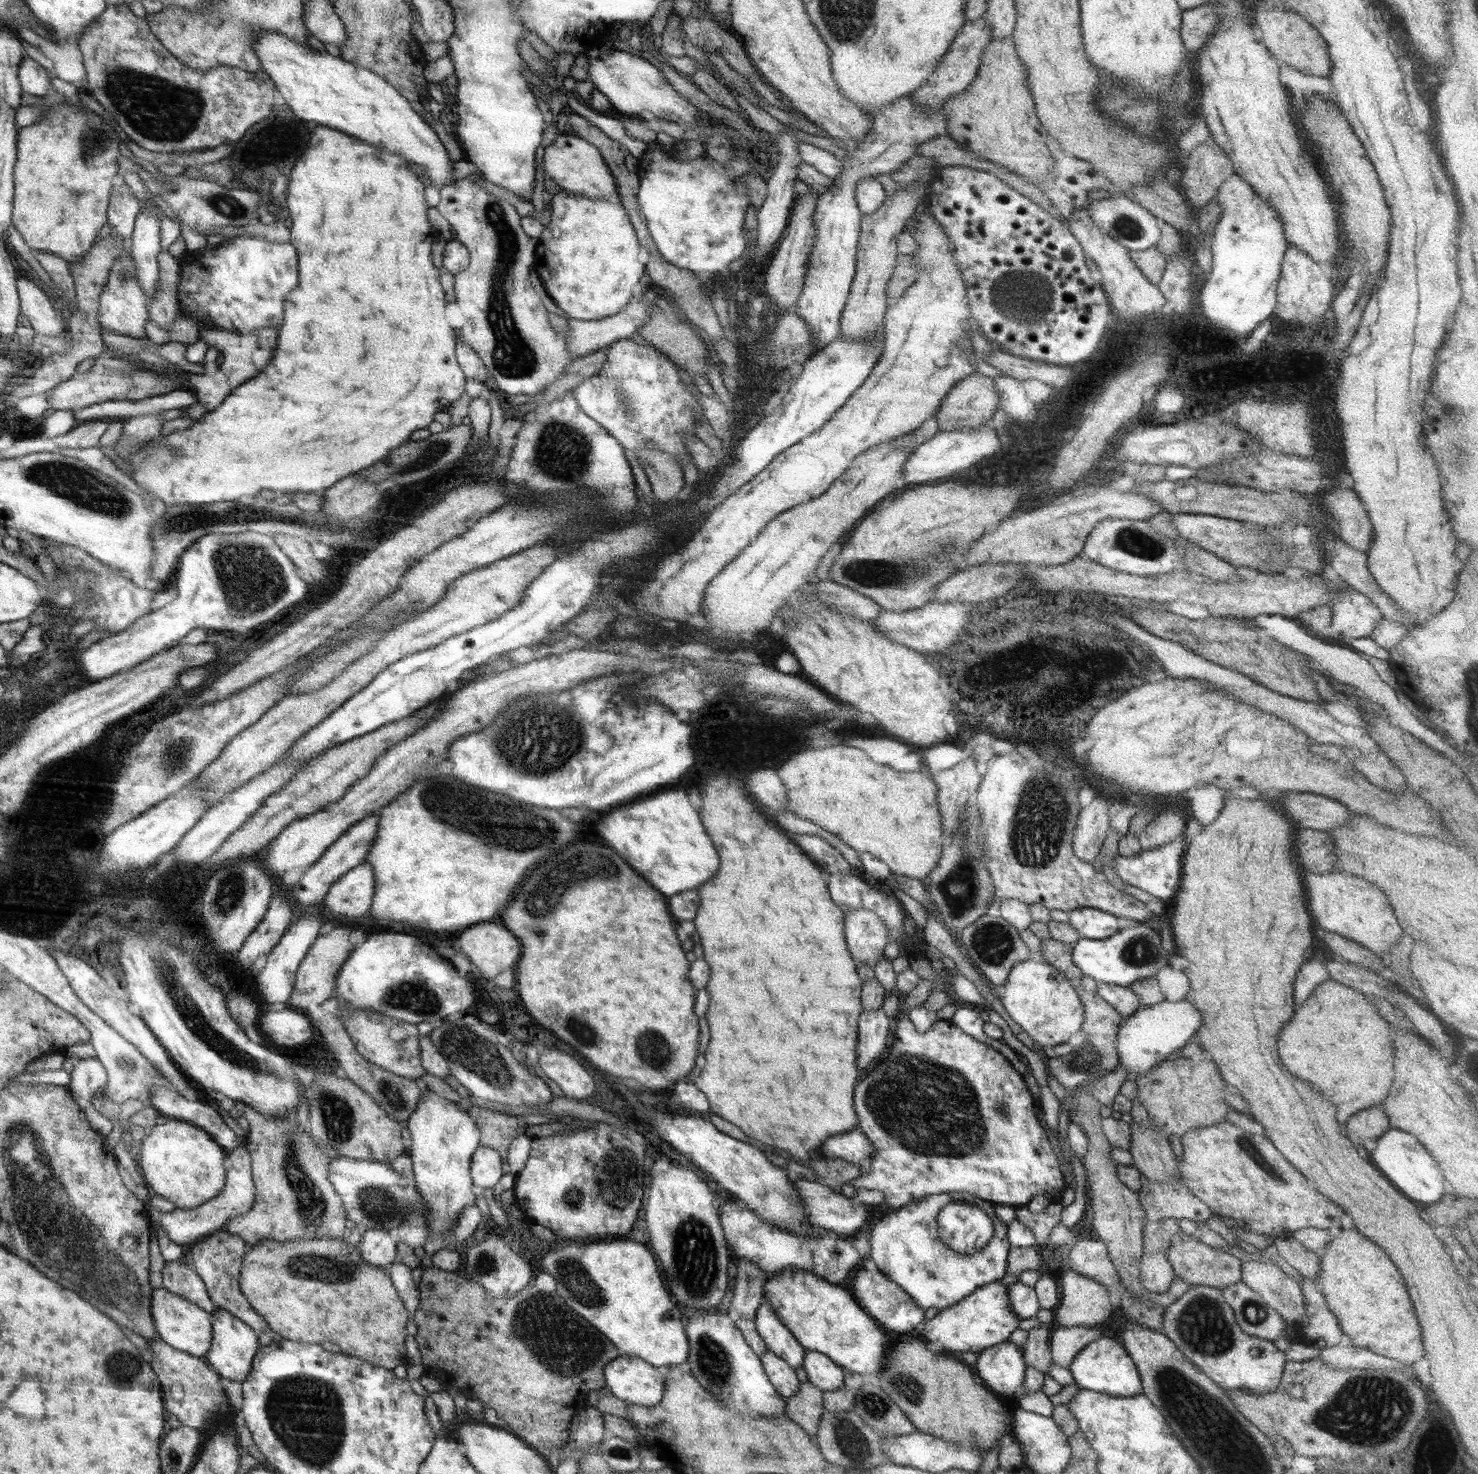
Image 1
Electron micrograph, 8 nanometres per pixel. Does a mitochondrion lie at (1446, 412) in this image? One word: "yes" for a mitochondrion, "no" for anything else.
yes

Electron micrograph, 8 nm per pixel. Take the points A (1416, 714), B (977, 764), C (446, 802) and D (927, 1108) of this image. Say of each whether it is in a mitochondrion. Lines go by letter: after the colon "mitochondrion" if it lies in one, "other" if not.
A: other
B: other
C: mitochondrion
D: mitochondrion

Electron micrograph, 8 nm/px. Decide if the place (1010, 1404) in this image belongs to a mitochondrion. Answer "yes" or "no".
no

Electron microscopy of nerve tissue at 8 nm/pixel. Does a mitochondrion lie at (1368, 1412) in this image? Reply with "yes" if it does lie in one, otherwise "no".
yes

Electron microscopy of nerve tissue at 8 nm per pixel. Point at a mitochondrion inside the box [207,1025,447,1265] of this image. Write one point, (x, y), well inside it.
(310, 1207)

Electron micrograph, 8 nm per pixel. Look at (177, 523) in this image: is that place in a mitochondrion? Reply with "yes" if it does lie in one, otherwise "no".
yes

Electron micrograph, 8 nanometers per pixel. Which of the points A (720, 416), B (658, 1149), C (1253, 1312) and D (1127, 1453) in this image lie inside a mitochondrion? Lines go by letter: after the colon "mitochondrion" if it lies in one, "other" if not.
A: other
B: other
C: mitochondrion
D: other

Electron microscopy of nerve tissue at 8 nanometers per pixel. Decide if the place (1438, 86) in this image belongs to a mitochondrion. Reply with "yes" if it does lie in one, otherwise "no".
no

